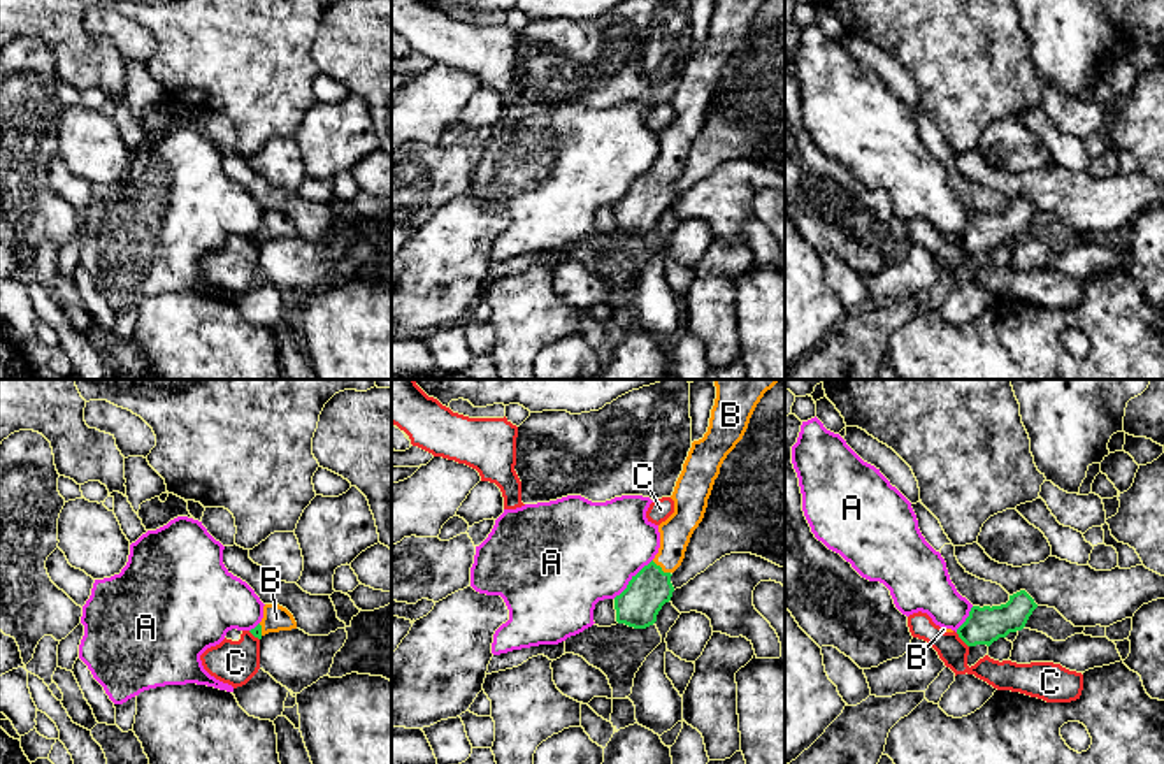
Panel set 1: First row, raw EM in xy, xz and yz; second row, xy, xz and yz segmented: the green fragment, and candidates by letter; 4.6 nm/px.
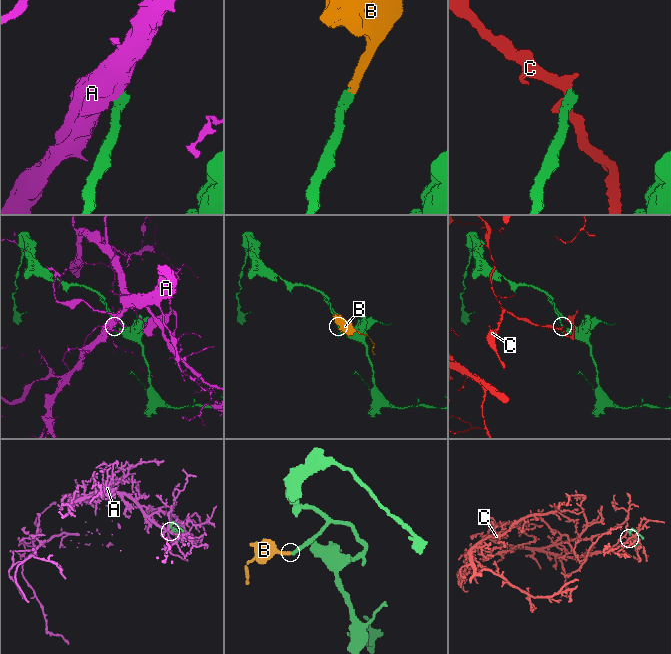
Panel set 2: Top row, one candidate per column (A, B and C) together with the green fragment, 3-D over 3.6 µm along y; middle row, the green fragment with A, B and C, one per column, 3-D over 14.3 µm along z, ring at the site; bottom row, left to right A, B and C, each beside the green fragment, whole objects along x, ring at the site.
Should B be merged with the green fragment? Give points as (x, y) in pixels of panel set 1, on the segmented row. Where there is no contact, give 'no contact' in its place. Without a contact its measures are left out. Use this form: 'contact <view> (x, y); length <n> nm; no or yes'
contact xz (661, 568); length 110 nm; yes

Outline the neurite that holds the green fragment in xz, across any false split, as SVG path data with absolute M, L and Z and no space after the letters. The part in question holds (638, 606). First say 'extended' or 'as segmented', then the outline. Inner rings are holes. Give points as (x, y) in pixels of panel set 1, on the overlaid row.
extended; M713 379L716 399L709 427L693 441L671 499L674 513L658 525L660 548L627 588L614 597L616 622L646 629L671 601L672 573L681 566L693 530L704 518L708 499L727 455L743 439L750 418L767 390L780 379Z

